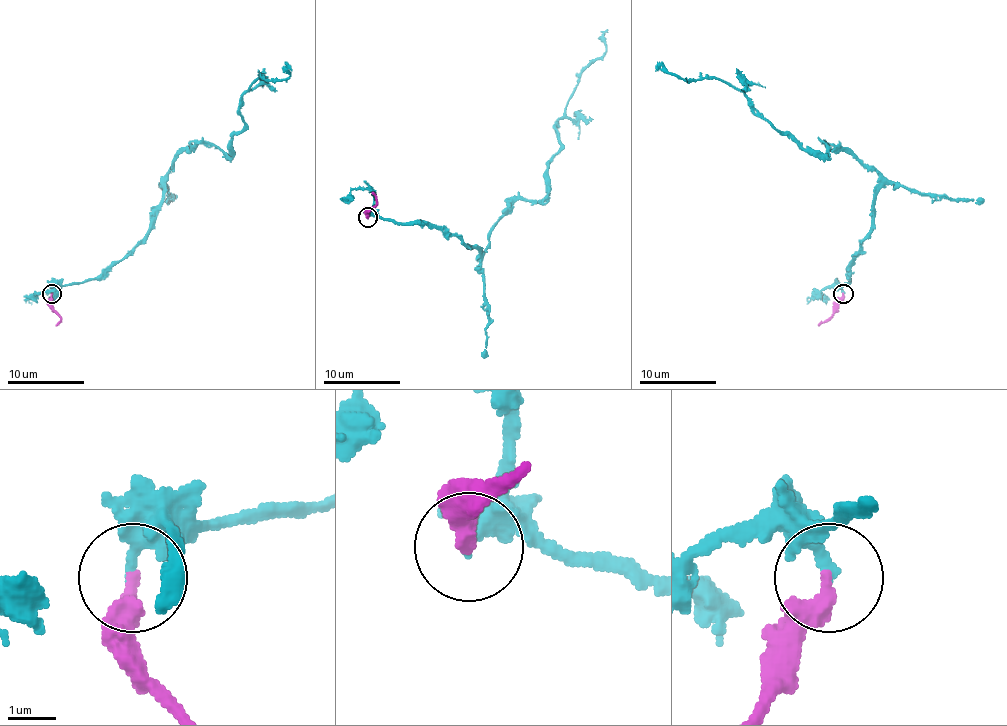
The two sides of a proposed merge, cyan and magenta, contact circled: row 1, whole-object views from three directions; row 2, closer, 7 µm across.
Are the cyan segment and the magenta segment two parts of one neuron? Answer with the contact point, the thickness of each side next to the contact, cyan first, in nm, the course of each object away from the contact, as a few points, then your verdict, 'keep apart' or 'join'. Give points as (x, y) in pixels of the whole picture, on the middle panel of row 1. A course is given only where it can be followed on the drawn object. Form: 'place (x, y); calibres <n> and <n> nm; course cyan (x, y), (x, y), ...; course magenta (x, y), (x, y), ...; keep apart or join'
place (368, 217); calibres 240 and 400 nm; course cyan (368, 218), (435, 225), (482, 252), (516, 200), (545, 196), (555, 123), (607, 29); course magenta (368, 218), (368, 212), (376, 204), (372, 193); join

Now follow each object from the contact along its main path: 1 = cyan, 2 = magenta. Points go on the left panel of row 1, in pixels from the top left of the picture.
1: (52, 293), (119, 262), (148, 230), (171, 162), (200, 143), (229, 154), (245, 126), (239, 99), (291, 66)
2: (52, 293), (52, 309), (60, 316), (56, 326)

